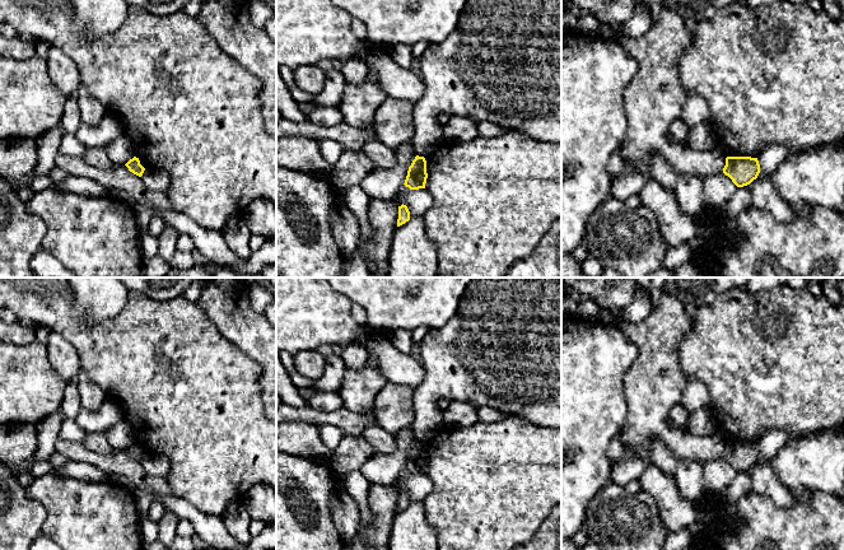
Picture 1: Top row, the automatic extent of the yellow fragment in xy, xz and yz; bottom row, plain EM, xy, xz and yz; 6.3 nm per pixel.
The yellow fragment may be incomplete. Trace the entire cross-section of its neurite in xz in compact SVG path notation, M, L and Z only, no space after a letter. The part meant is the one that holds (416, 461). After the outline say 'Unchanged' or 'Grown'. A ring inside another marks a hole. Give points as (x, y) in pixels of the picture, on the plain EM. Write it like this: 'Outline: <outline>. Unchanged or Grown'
Outline: M416 441L409 452L404 470L410 475L425 474L426 463L426 446L424 442Z. Unchanged

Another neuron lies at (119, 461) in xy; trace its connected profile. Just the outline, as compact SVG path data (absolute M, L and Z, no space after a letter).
M57 438L55 452L66 460L87 462L108 475L125 476L134 484L135 490L149 491L155 502L164 504L167 499L176 498L164 477L148 475L141 462L130 457L125 449L113 449L108 455L101 455L88 449L81 442Z

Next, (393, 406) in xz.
M388 382L376 396L370 412L382 429L396 435L414 421L414 390Z

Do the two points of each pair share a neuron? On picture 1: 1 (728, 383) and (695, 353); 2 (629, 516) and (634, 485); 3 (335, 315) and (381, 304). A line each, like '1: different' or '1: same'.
1: same
2: different
3: different

